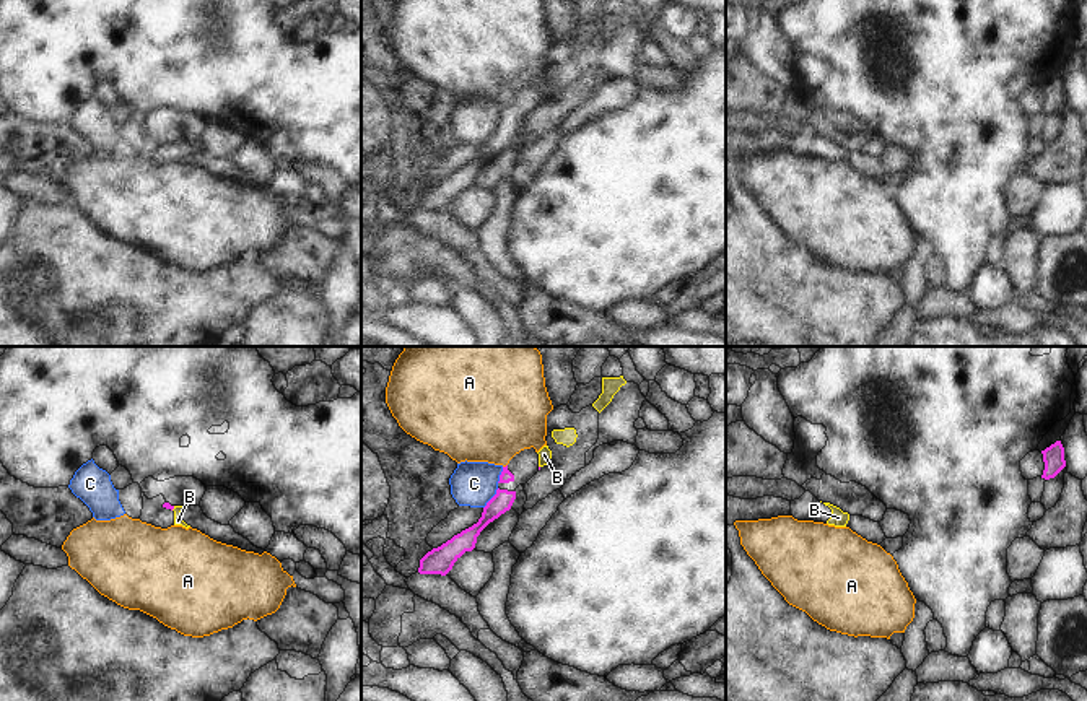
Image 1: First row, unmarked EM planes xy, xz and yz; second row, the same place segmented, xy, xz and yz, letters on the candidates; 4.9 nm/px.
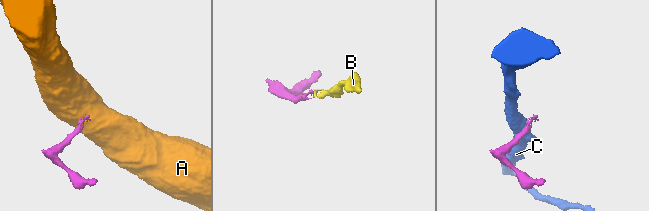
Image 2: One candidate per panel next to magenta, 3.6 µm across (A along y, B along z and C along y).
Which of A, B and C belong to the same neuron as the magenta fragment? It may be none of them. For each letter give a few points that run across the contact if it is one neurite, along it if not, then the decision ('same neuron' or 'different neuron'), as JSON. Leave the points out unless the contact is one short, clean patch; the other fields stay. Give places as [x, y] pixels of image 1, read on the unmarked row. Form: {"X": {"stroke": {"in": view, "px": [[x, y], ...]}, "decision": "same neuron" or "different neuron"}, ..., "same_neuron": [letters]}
{"A": {"stroke": {"in": "xz", "px": [[506, 100], [503, 103]]}, "decision": "different neuron"}, "B": {"stroke": {"in": "xy", "px": [[166, 140], [173, 143], [178, 156]]}, "decision": "same neuron"}, "C": {"stroke": {"in": "xz", "px": [[498, 124], [484, 143]]}, "decision": "different neuron"}, "same_neuron": ["B"]}

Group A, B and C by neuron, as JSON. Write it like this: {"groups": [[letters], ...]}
{"groups": [["A"], ["B"], ["C"]]}

